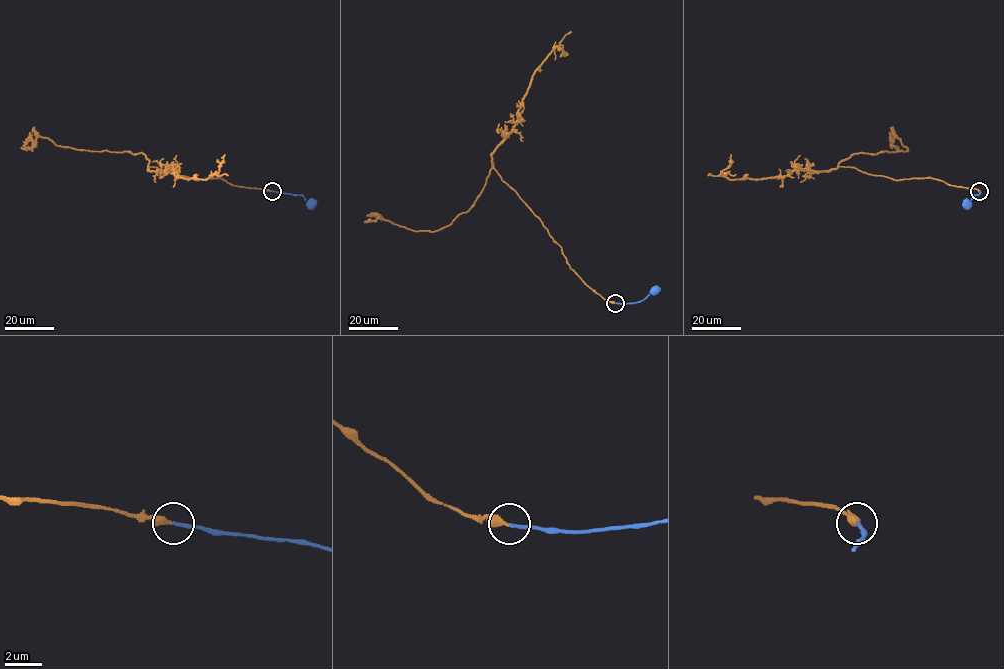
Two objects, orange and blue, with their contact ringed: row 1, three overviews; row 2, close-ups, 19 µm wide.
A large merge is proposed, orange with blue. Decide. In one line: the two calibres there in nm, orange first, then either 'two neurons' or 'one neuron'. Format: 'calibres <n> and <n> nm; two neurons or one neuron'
calibres 400 and 190 nm; one neuron

